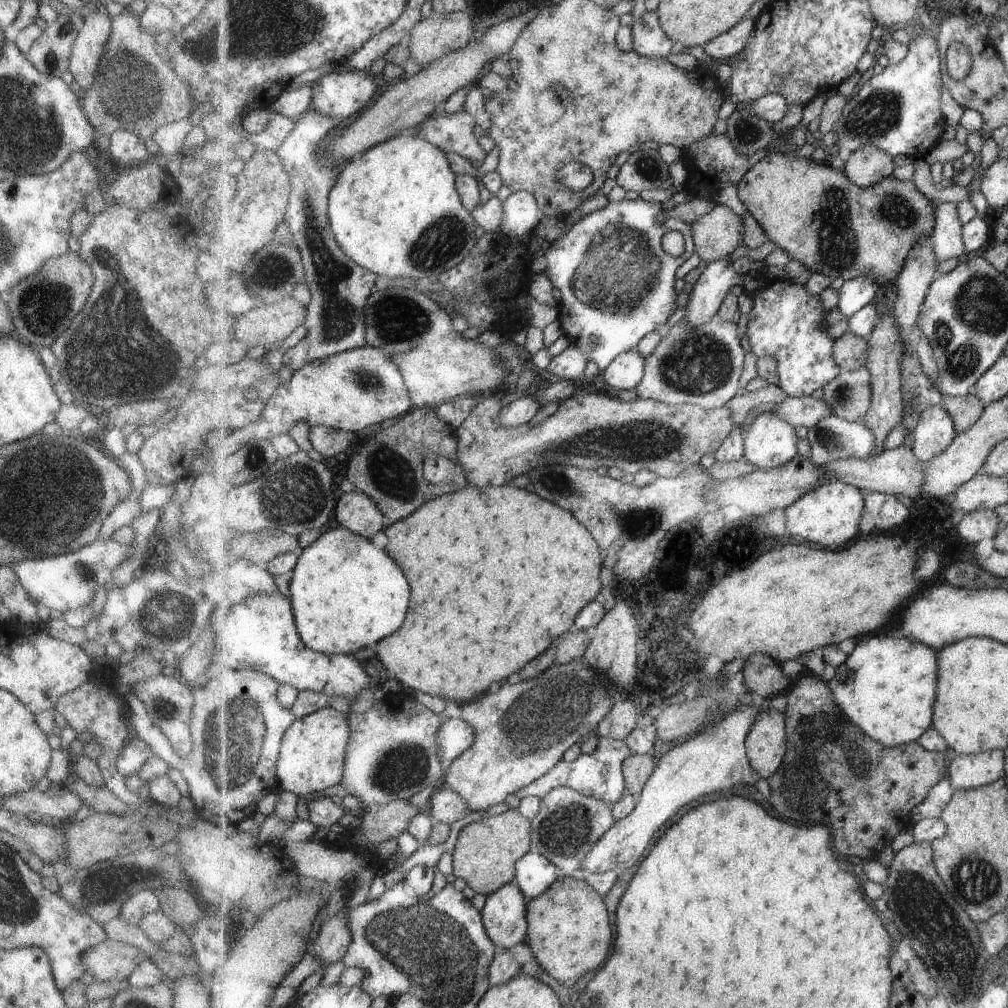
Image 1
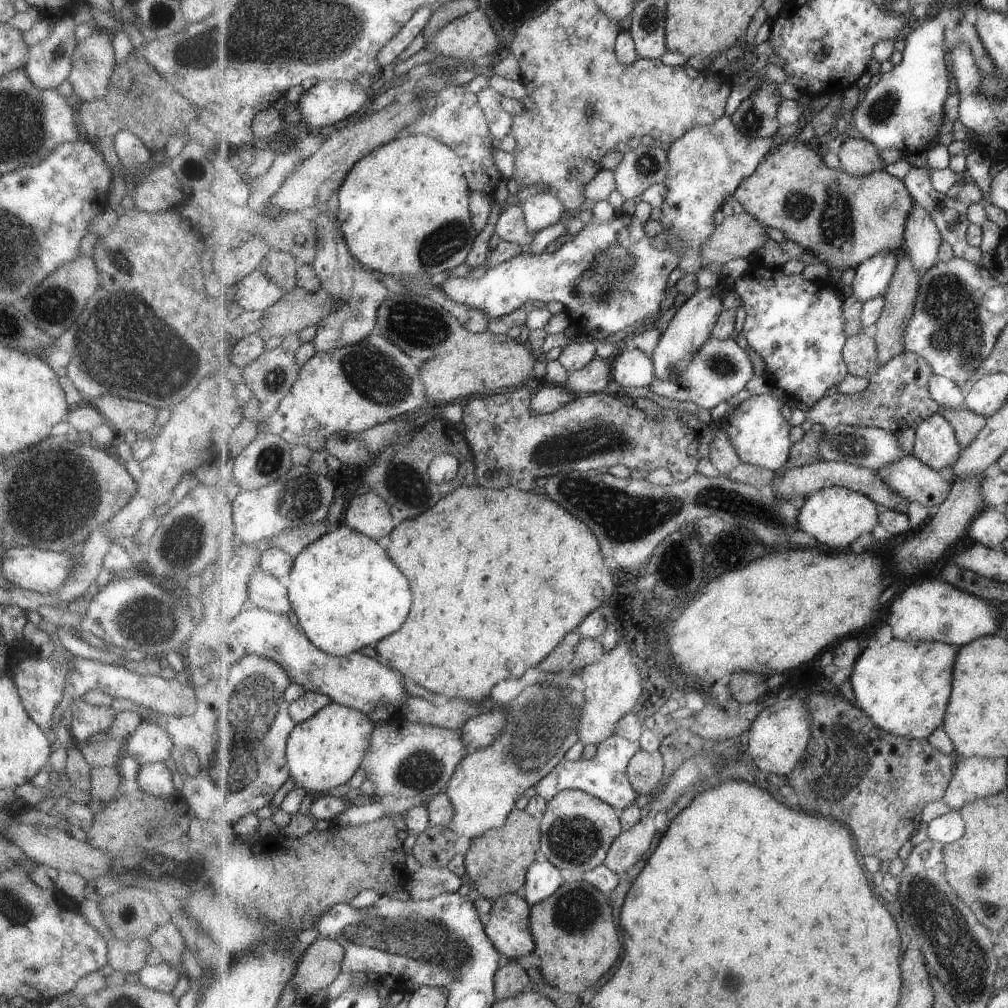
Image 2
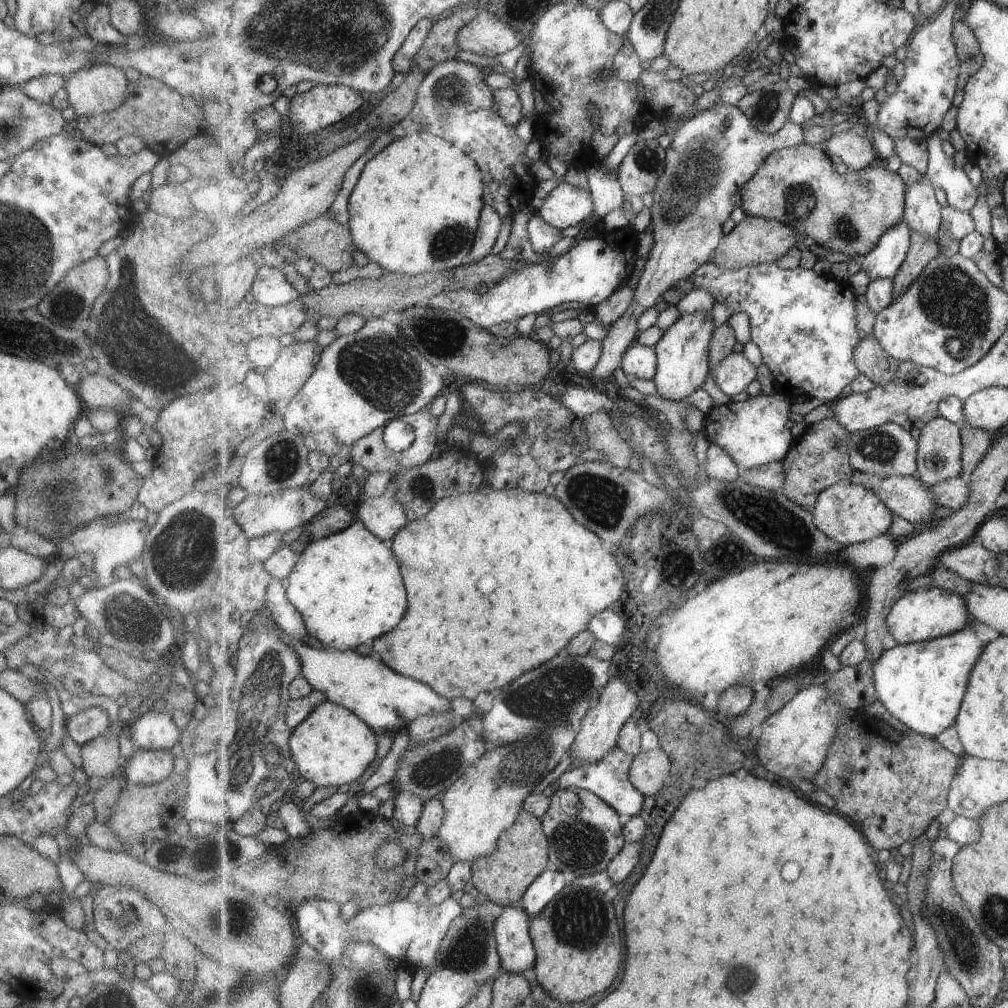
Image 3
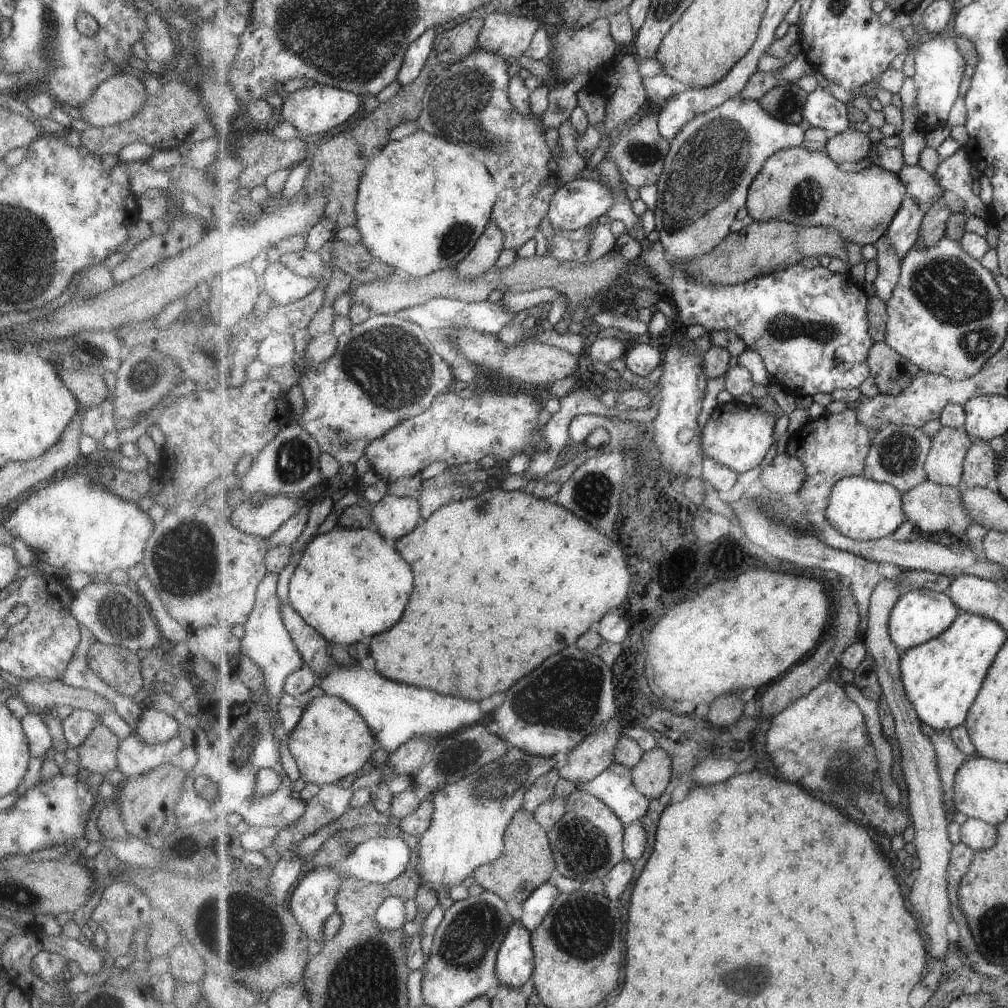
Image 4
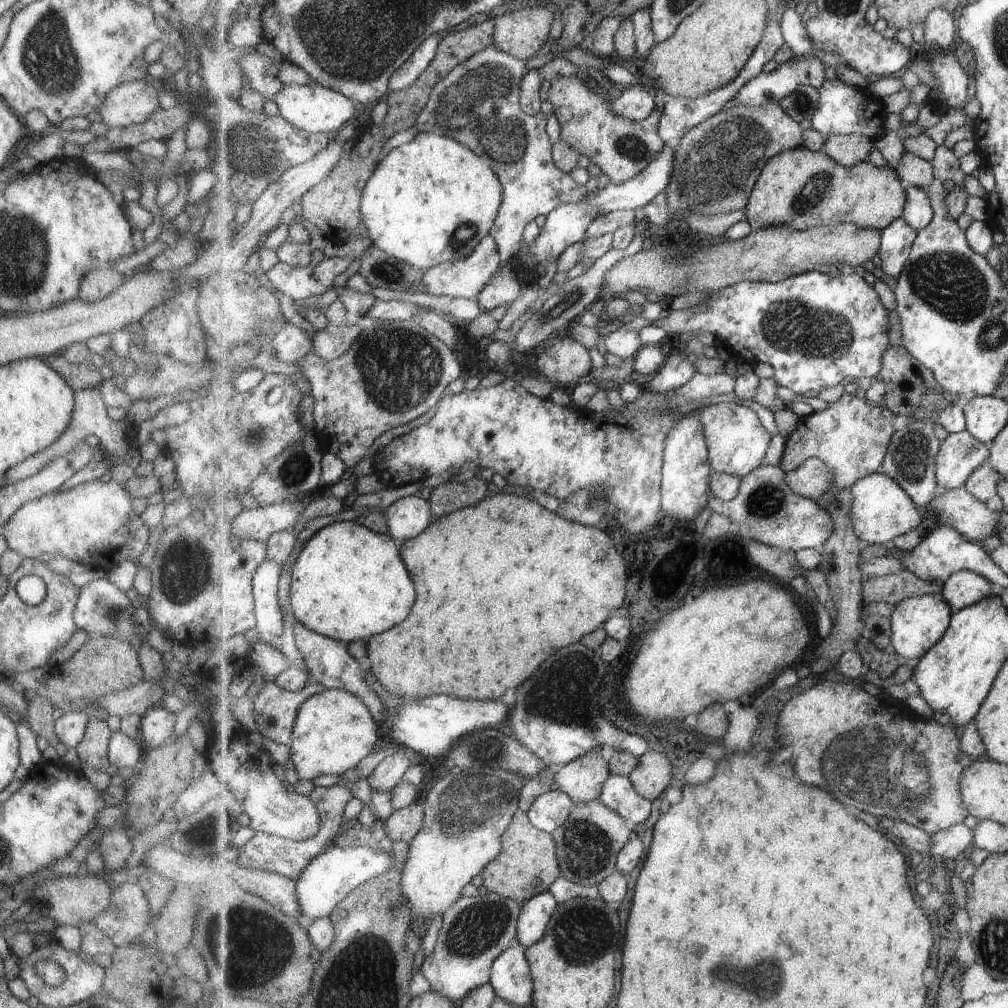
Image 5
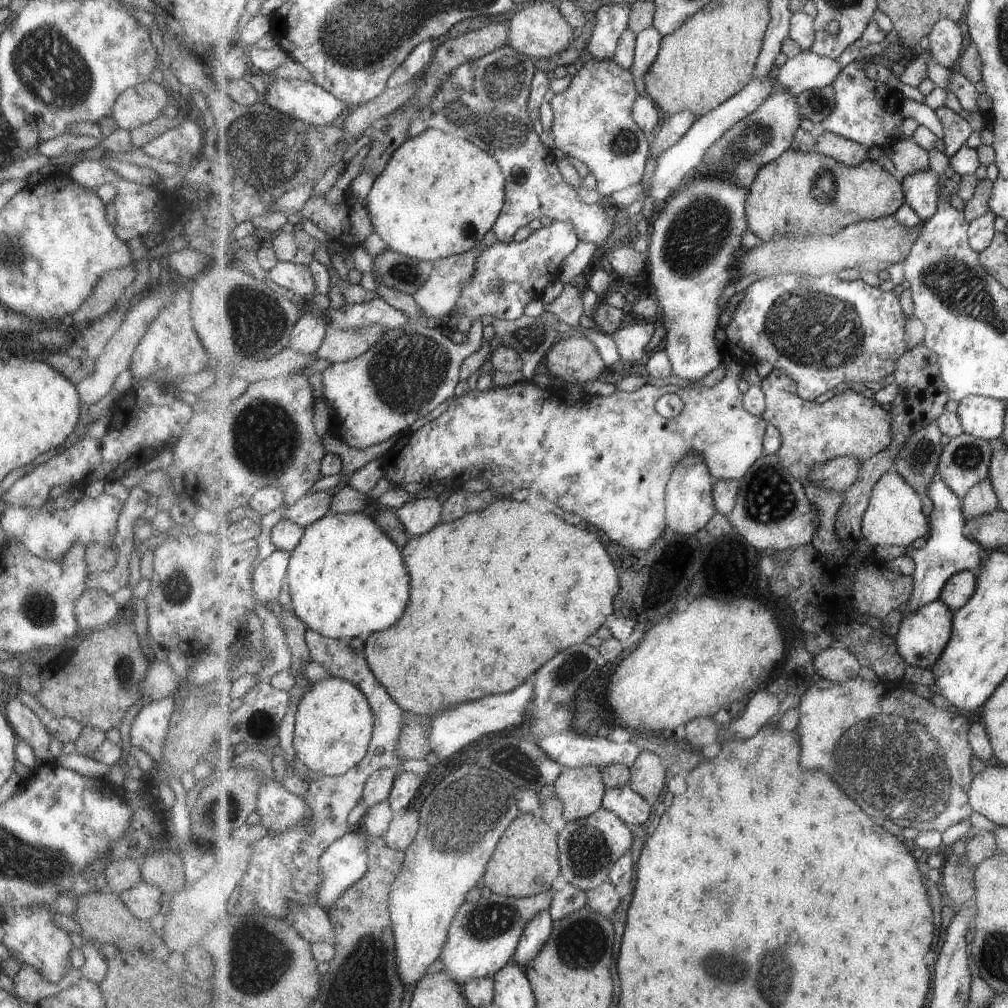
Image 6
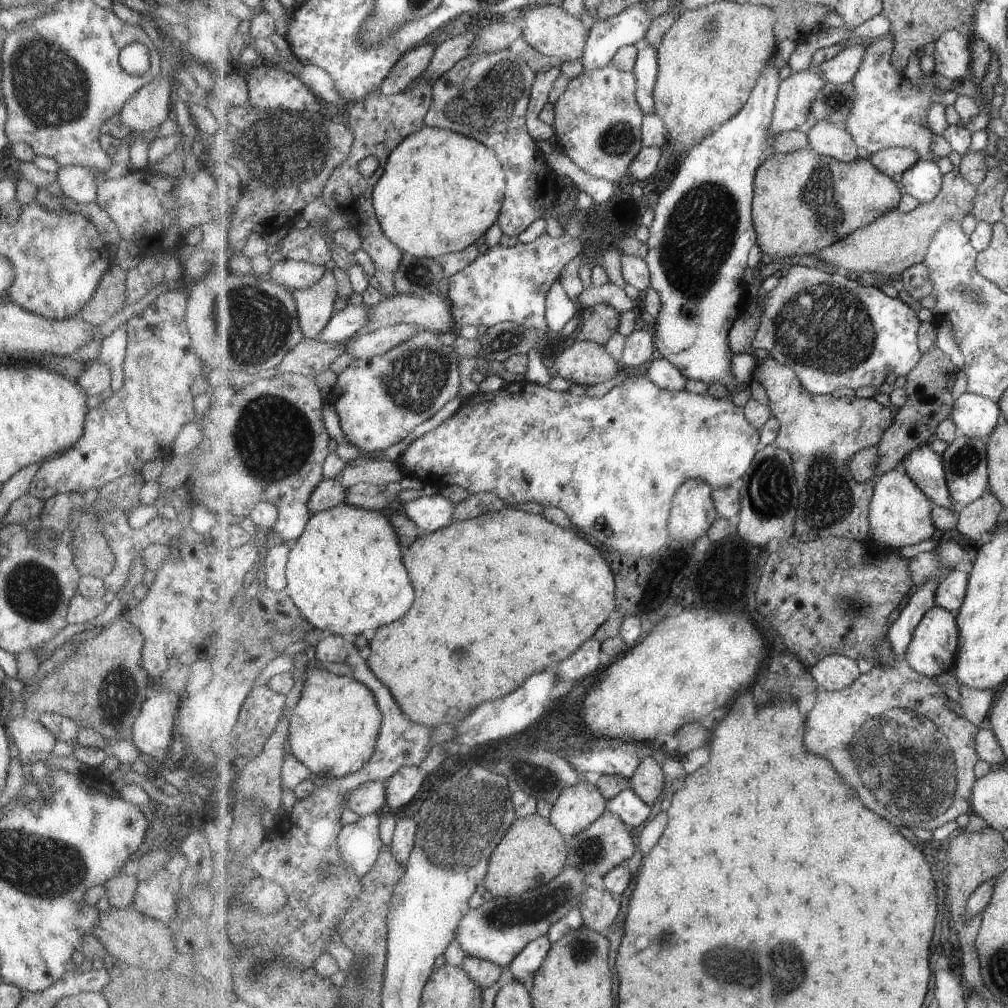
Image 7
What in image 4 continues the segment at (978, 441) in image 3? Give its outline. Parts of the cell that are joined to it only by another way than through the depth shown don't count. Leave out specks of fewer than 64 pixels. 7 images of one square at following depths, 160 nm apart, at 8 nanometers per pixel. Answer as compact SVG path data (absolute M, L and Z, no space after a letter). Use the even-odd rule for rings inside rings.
M981 439L974 440L974 445L966 456L963 486L987 489L998 474L999 454L995 453L989 443Z

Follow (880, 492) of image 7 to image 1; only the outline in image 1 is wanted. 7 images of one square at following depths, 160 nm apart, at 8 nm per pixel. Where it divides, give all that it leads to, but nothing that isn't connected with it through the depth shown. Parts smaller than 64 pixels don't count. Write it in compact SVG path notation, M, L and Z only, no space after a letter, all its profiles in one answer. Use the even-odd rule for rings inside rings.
M831 480L804 494L796 504L786 509L788 530L795 540L821 544L822 548L828 550L843 550L861 534L861 516L866 511L865 502L866 496L861 494L859 487Z

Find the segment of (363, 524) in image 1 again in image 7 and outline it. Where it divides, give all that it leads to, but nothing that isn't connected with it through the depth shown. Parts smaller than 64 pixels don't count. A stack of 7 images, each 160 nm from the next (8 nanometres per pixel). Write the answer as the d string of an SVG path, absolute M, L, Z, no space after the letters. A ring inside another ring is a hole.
M443 494L423 495L405 504L407 516L420 526L422 534L434 533L455 522L453 501Z

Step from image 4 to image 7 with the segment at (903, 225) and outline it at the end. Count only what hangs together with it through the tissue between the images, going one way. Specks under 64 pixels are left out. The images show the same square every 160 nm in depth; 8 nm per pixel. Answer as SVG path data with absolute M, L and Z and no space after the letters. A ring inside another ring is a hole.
M919 159L915 166L903 174L901 189L922 203L928 203L942 192L943 179L944 174L937 161Z

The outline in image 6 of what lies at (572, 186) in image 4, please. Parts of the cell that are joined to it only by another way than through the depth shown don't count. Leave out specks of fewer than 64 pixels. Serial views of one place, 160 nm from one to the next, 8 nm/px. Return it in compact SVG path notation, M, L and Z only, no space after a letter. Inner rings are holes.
M803 51L799 56L788 58L779 68L776 84L793 94L833 85L845 67L838 59L822 57L813 51ZM755 76L739 94L732 96L713 112L697 118L685 136L657 159L655 170L650 178L649 196L659 206L664 205L668 198L681 186L686 176L695 171L704 161L708 150L735 124L753 114L775 92L775 86L778 85L773 85L771 80L760 79ZM553 221L553 224L533 231L520 242L498 240L479 253L474 275L465 283L458 300L457 313L465 315L471 322L483 318L483 315L518 320L525 314L529 302L541 298L547 286L558 280L565 258L575 252L579 240L571 221Z

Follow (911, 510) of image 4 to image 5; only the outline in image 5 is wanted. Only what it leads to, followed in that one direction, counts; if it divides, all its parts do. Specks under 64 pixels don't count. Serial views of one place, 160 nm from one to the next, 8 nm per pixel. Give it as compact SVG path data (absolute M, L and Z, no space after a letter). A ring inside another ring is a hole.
M965 486L945 490L943 495L931 501L927 509L923 509L923 513L927 516L925 529L934 527L935 524L949 525L974 543L982 543L989 536L998 536L1000 531L1000 512L975 498Z

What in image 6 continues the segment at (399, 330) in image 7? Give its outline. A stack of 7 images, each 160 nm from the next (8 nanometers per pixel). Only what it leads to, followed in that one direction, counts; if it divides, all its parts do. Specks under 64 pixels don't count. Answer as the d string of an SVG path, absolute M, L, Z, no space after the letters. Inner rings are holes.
M328 321L327 336L317 356L333 363L344 363L359 358L373 348L389 330L389 327L380 325L339 330Z

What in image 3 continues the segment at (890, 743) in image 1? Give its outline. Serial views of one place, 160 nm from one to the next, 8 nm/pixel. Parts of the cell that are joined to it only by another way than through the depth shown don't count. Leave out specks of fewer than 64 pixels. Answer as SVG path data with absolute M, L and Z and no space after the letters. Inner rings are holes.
M968 626L930 641L897 644L874 663L878 700L916 734L935 739L956 724L972 672L986 646Z

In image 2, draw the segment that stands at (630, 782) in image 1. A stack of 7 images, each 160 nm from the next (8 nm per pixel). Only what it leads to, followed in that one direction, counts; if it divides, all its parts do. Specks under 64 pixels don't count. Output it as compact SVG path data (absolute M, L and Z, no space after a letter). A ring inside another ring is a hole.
M643 750L639 751L629 763L628 775L637 794L653 795L657 788L660 788L661 782L663 782L663 778L665 778L665 764L663 764L662 750L652 753Z

